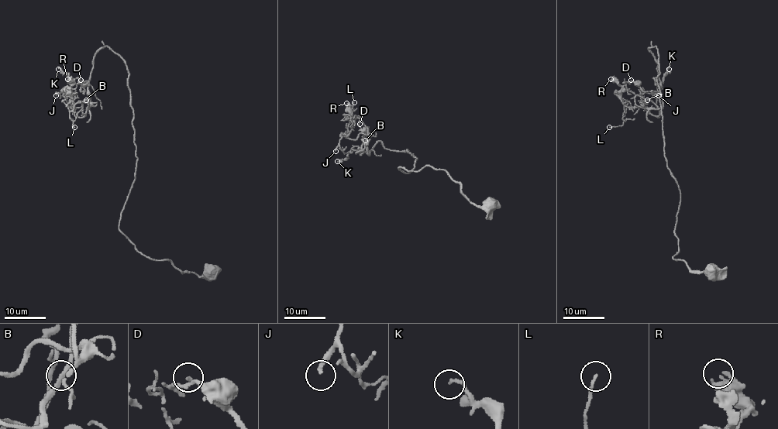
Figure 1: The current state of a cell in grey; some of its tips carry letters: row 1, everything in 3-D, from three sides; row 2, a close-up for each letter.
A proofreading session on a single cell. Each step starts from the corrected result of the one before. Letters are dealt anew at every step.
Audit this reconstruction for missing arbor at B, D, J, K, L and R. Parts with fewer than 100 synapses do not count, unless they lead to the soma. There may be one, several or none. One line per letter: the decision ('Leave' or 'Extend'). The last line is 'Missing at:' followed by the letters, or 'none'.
B: Leave
D: Leave
J: Leave
K: Leave
L: Leave
R: Leave
Missing at: none

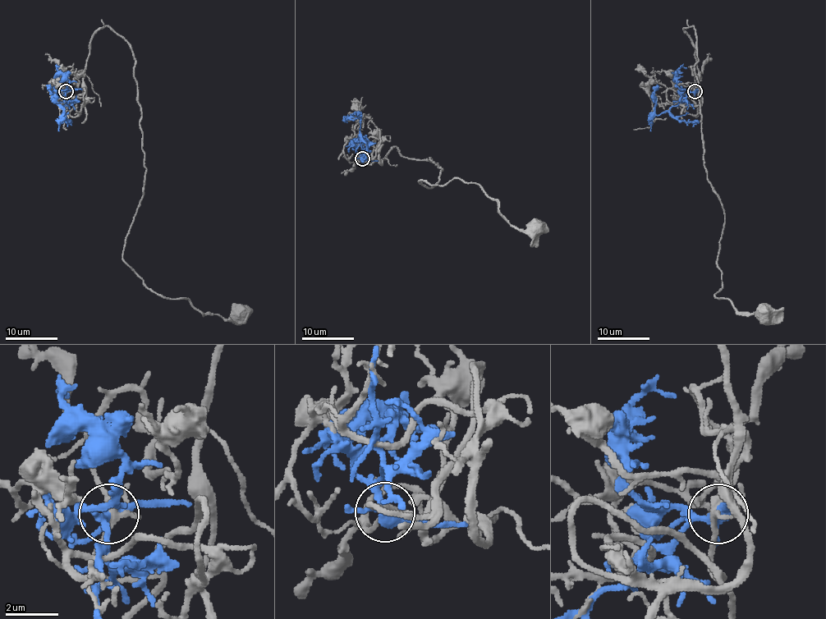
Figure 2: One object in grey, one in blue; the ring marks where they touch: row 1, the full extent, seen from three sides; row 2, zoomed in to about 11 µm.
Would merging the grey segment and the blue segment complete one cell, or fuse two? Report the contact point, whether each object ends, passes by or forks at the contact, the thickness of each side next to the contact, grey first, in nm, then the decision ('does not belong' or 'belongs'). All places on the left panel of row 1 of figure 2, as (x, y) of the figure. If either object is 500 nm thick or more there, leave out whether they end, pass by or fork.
place (66, 91); grey forks; blue forks; calibres 240 and 320 nm; does not belong

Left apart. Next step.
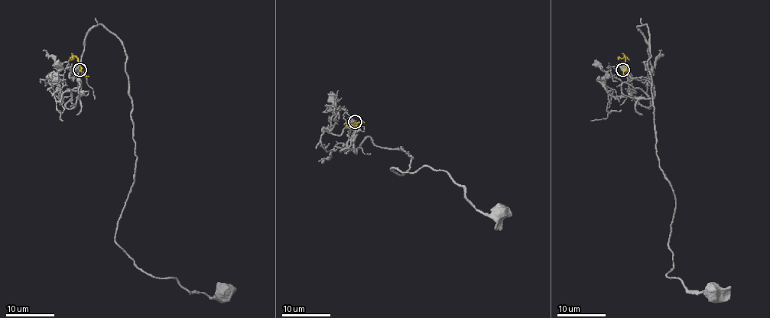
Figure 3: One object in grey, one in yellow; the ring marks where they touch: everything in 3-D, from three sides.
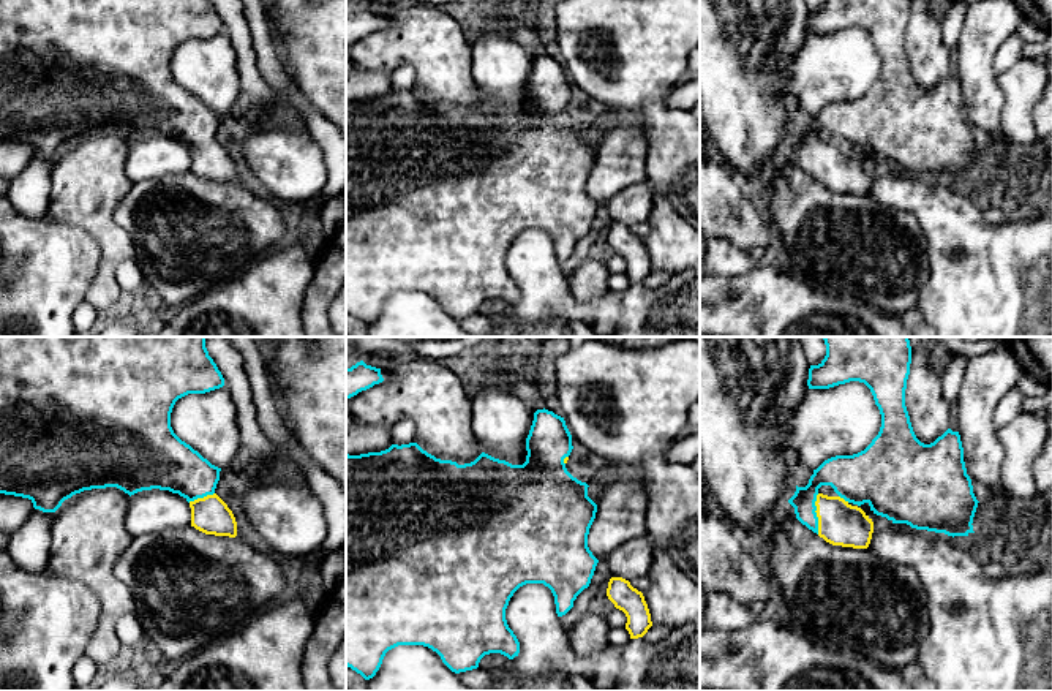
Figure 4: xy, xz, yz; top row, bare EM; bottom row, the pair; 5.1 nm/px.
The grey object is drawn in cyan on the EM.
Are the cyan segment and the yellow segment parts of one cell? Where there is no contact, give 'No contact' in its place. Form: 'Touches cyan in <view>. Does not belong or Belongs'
Touches cyan in yz. Belongs

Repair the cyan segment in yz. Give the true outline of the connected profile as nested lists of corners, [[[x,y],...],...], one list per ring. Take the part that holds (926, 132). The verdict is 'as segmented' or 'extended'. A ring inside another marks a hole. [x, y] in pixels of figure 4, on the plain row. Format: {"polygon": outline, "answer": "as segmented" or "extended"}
{"polygon": [[[826,0],[818,11],[809,14],[809,35],[864,28],[881,60],[880,77],[864,96],[825,106],[813,115],[809,130],[796,131],[788,145],[796,164],[832,191],[869,193],[874,168],[859,153],[864,149],[874,160],[892,169],[907,169],[952,183],[975,179],[971,169],[979,147],[967,120],[960,81],[948,74],[930,90],[916,84],[905,52],[910,9],[911,0]]], "answer": "extended"}

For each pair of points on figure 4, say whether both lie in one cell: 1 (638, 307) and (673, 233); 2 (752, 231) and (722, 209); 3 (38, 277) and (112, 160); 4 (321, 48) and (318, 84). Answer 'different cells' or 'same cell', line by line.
1: different cells
2: same cell
3: different cells
4: same cell

